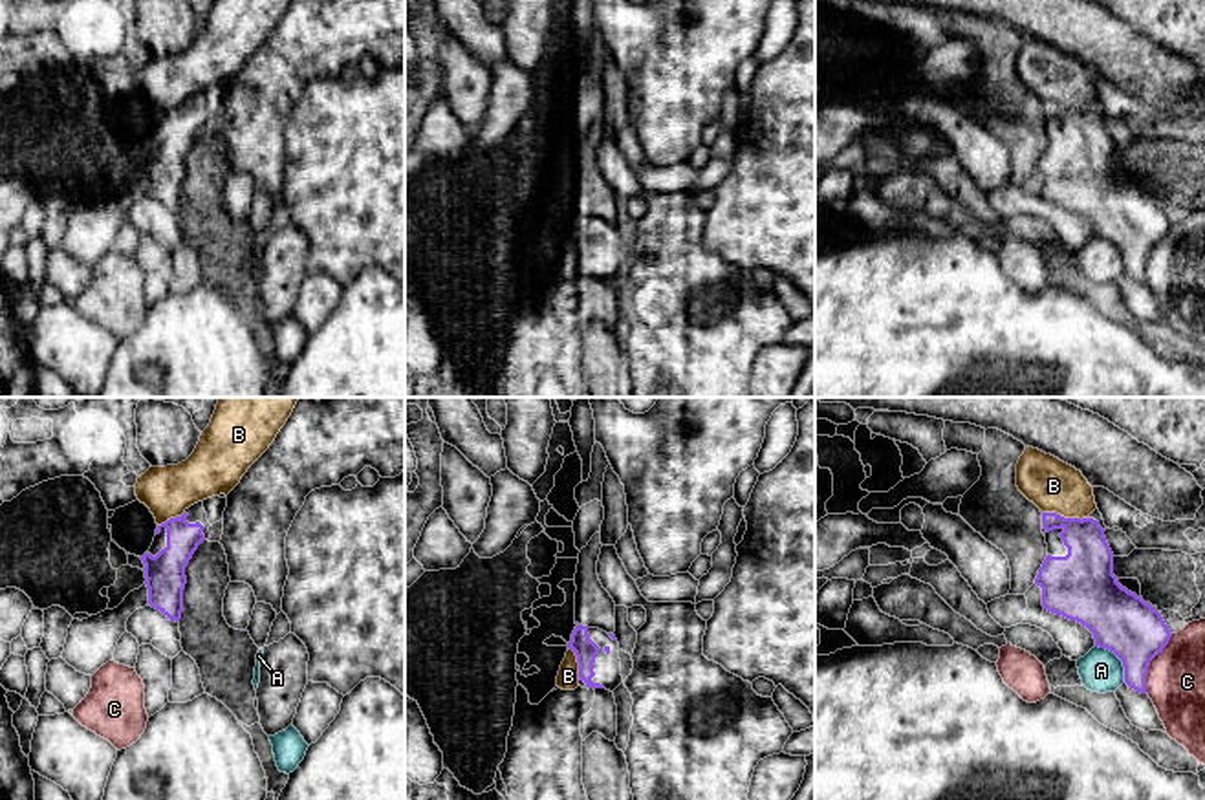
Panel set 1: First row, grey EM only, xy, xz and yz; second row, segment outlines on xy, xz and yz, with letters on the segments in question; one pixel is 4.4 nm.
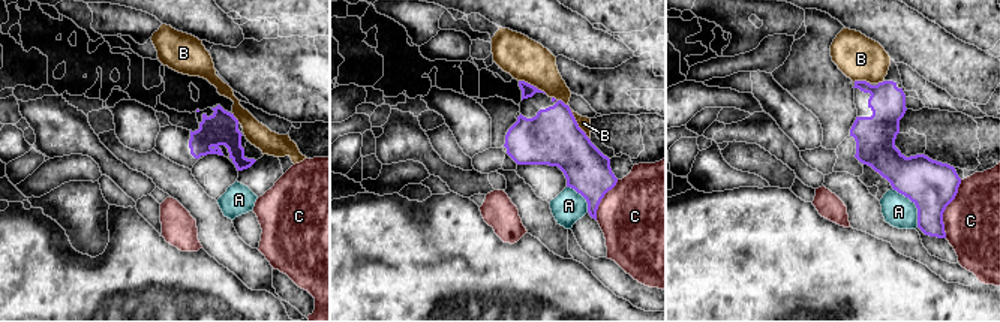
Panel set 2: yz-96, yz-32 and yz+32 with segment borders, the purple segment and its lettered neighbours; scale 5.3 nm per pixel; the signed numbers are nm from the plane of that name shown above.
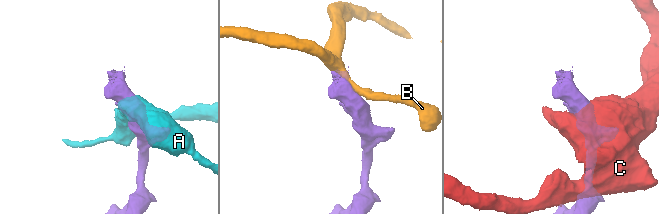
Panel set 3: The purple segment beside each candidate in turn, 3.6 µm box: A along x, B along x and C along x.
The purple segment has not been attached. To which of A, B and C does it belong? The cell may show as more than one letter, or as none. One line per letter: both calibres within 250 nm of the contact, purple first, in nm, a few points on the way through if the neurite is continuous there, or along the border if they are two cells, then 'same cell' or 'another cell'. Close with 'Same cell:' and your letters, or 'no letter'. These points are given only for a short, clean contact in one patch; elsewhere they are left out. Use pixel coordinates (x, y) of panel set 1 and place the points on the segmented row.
A: calibres 280 and 190 nm; another cell
B: calibres 220 and 220 nm; another cell
C: calibres 280 and 260 nm; another cell
Same cell: no letter

